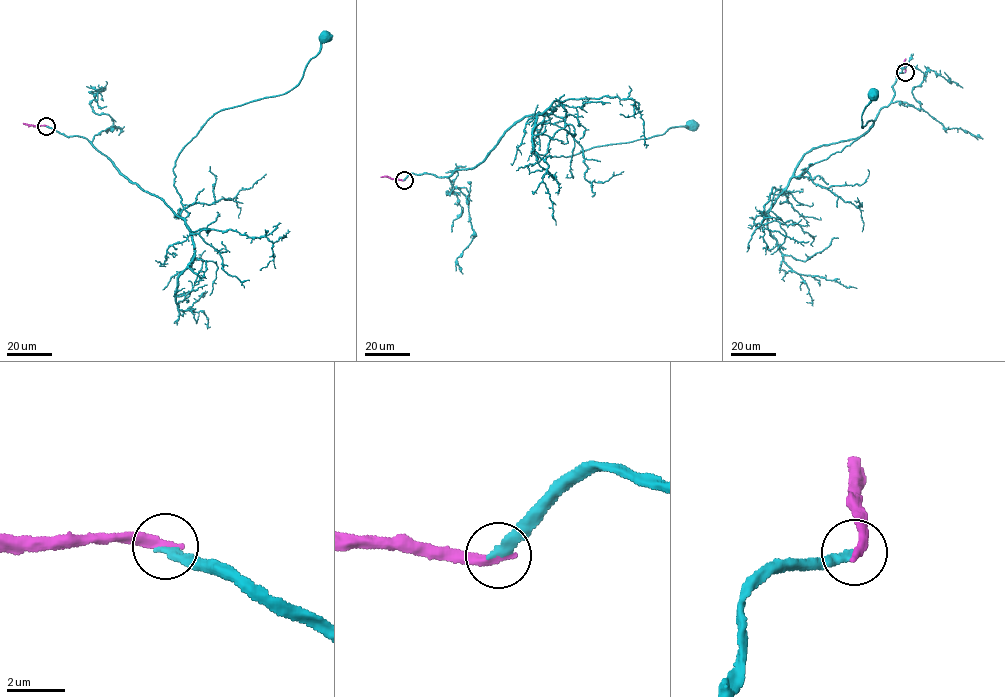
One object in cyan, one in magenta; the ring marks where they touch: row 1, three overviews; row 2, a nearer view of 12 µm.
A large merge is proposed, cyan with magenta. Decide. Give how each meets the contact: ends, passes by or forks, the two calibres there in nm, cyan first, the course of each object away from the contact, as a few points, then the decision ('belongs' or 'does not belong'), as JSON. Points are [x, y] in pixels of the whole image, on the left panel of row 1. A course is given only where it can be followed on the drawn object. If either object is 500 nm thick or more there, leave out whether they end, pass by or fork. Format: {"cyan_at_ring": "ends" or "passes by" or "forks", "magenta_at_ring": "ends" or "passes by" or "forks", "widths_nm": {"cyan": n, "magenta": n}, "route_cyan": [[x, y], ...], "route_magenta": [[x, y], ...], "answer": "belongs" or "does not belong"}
{"cyan_at_ring": "ends", "magenta_at_ring": "ends", "widths_nm": {"cyan": 320, "magenta": 360}, "route_cyan": [[47, 126], [86, 138], [129, 181], [185, 218], [173, 184], [178, 154], [217, 112], [289, 92], [324, 36]], "route_magenta": [[47, 126], [23, 123]], "answer": "belongs"}

